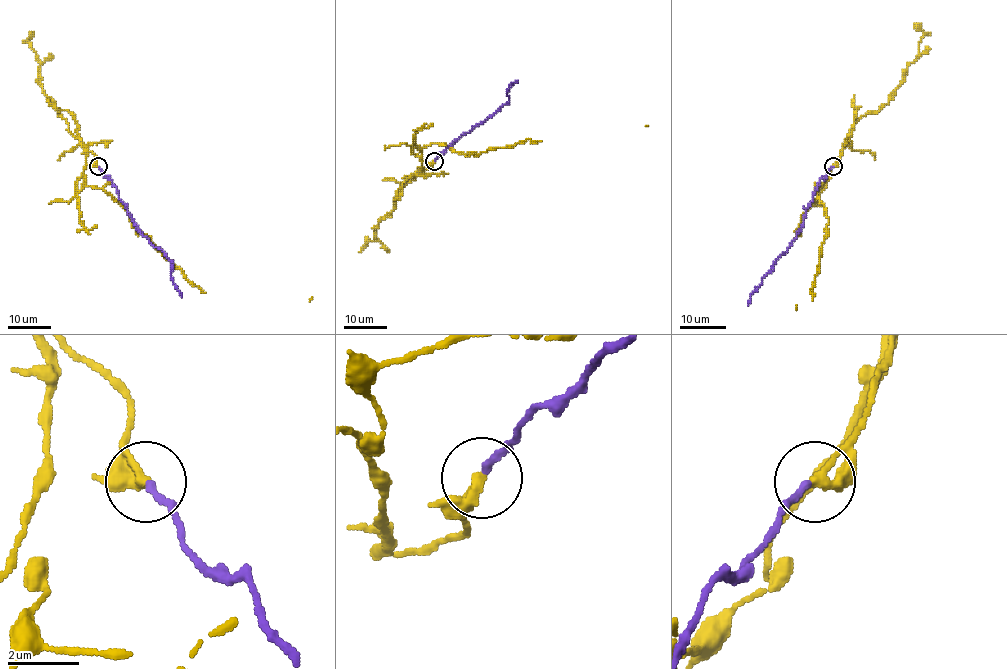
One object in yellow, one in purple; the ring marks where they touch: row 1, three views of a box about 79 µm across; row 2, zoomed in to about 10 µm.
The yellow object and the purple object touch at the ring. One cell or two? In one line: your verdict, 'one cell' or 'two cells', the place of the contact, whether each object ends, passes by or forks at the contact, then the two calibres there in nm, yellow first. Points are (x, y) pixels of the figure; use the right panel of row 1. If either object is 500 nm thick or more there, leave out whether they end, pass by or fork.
two cells | (833, 166) | yellow ends | purple ends | 380/190 nm

